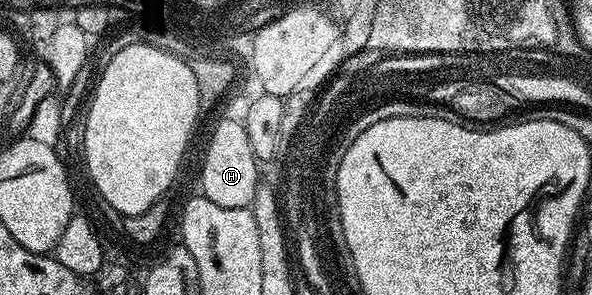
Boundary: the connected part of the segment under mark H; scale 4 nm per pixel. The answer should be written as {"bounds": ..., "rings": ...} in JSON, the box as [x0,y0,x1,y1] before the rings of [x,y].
{"bounds":[202,118,261,208],"rings":[[[223,118],[219,122],[211,132],[207,153],[203,156],[202,195],[207,196],[209,202],[217,202],[217,206],[245,208],[254,205],[259,192],[261,164],[255,159],[253,146],[249,146],[249,134],[245,134],[245,126],[241,121]]]}

